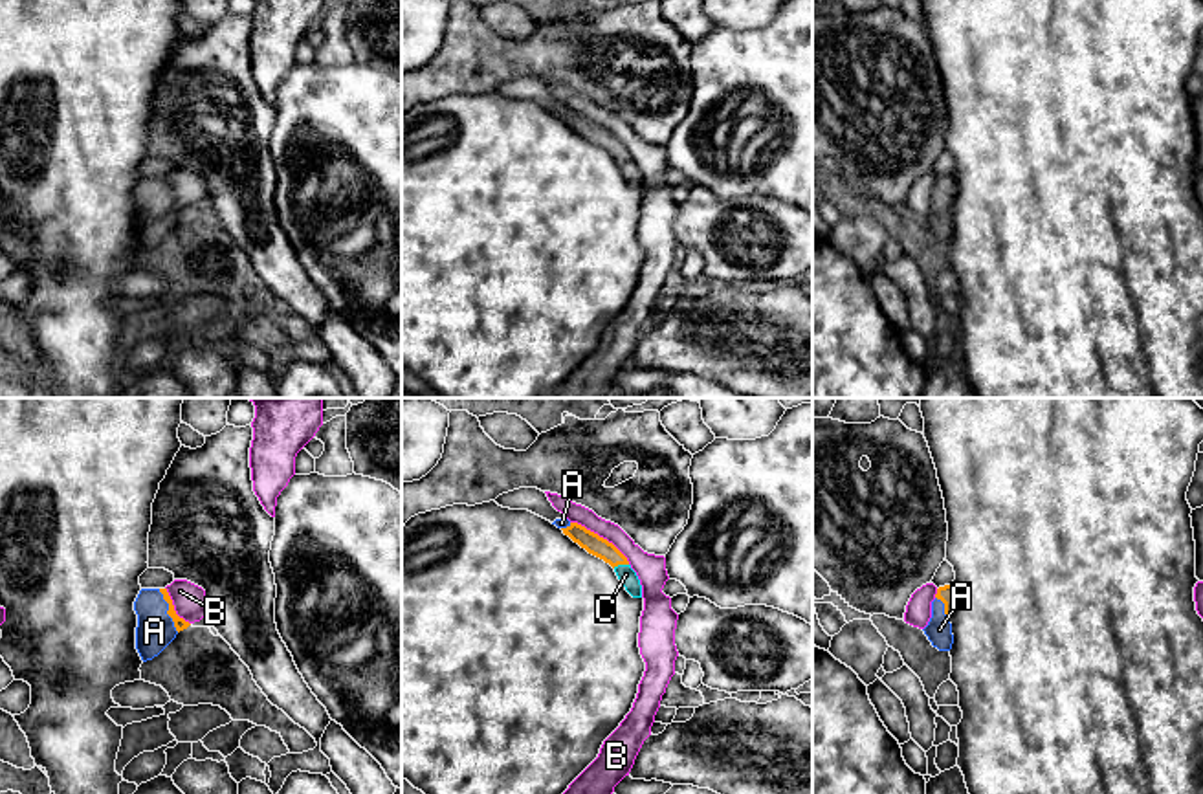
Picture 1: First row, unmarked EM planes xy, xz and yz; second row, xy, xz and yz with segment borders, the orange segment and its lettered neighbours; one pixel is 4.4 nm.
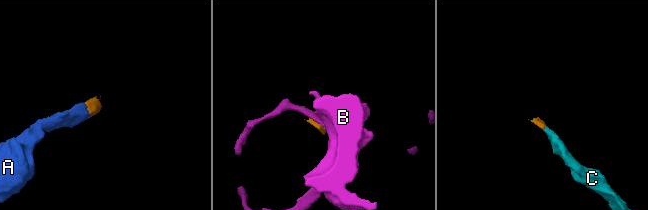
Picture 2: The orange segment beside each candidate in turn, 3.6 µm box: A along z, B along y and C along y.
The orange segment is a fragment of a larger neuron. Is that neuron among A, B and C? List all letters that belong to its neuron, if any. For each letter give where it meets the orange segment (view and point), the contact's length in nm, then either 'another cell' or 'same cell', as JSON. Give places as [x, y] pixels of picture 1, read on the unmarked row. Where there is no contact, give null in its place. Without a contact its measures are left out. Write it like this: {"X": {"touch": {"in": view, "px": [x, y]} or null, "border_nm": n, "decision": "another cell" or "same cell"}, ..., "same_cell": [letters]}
{"A": {"touch": {"in": "xy", "px": [167, 200]}, "border_nm": 220, "decision": "same cell"}, "B": {"touch": {"in": "xz", "px": [602, 127]}, "border_nm": 320, "decision": "another cell"}, "C": {"touch": {"in": "xz", "px": [620, 153]}, "border_nm": 70, "decision": "same cell"}, "same_cell": ["A", "C"]}

